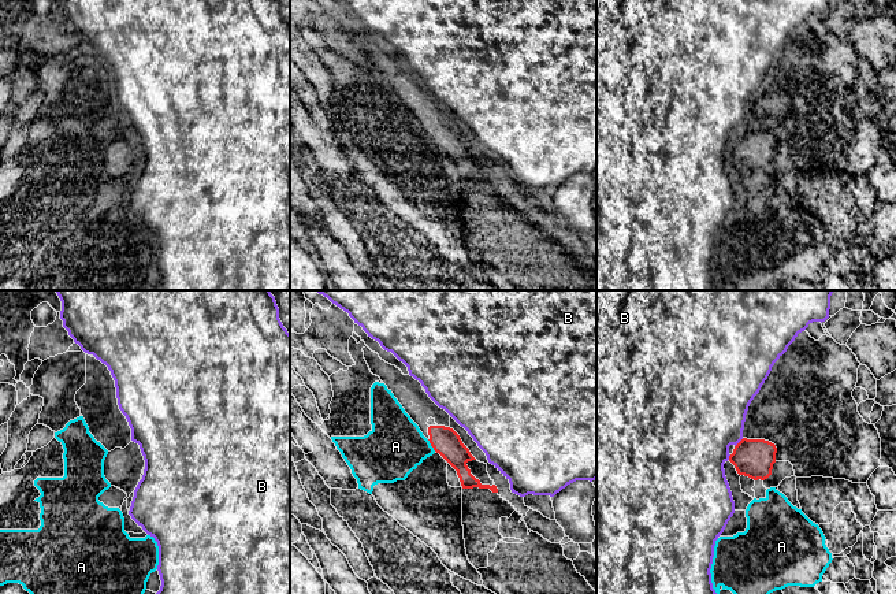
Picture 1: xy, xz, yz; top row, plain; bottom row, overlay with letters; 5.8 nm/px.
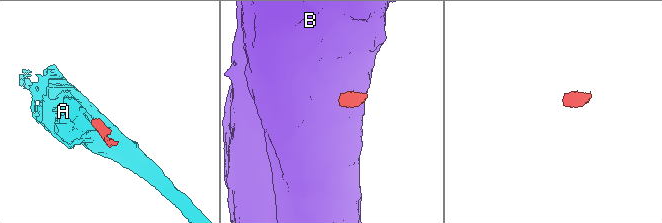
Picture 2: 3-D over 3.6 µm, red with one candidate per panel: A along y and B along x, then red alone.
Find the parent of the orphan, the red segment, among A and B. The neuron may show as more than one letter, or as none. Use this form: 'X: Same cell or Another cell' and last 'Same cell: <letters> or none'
A: Another cell
B: Another cell
Same cell: none

